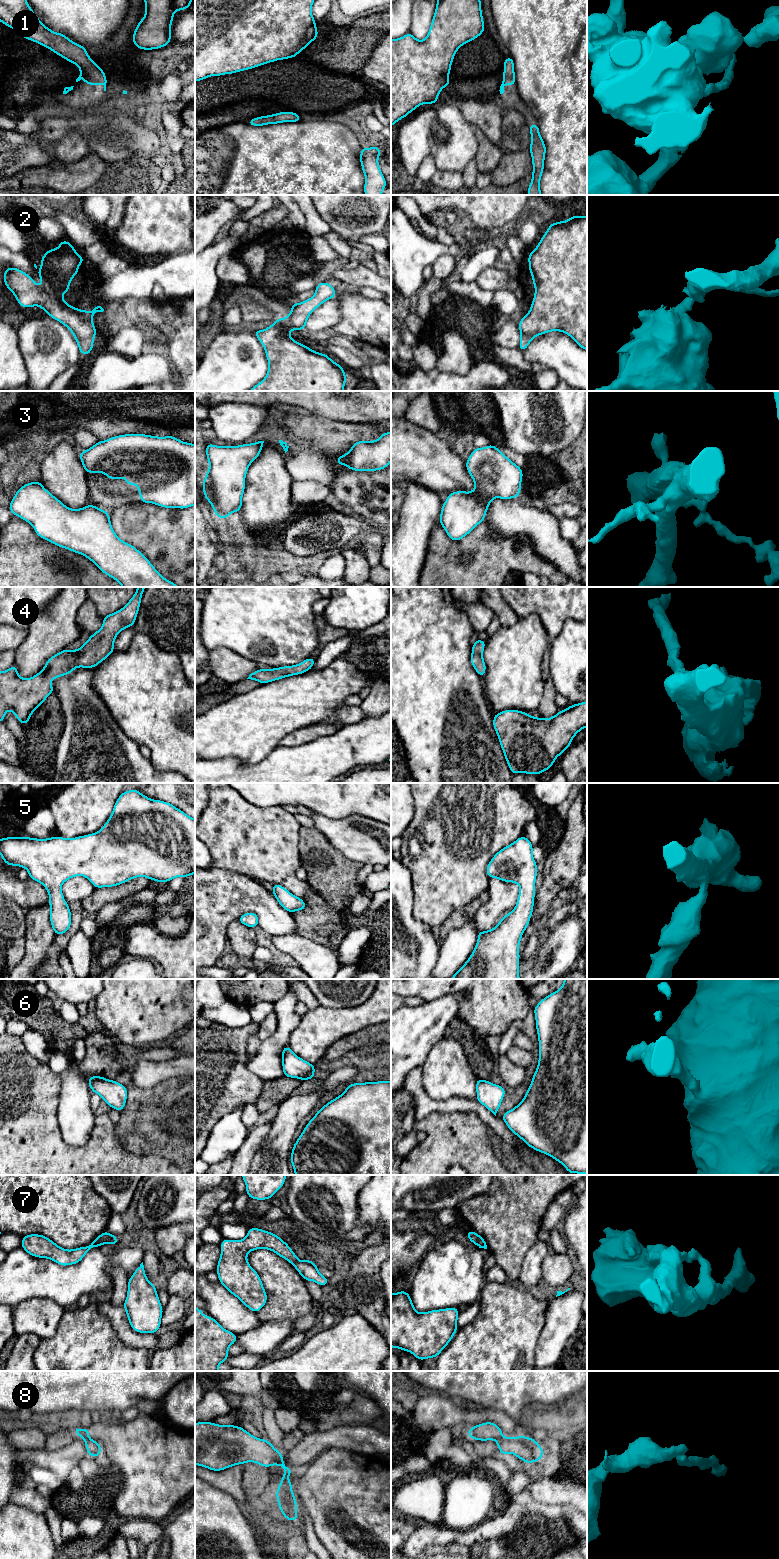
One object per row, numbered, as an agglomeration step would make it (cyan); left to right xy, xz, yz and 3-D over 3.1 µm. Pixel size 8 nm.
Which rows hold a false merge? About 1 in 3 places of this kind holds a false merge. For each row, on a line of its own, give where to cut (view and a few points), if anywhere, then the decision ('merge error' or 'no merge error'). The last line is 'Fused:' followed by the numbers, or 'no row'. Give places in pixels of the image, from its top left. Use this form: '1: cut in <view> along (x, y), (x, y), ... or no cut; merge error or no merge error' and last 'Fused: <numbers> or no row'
1: no cut; no merge error
2: no cut; no merge error
3: no cut; no merge error
4: no cut; no merge error
5: no cut; no merge error
6: no cut; no merge error
7: cut in xy along (100, 1235), (97, 1246); merge error
8: cut in yz along (502, 1437), (497, 1441); merge error
Fused: 7, 8

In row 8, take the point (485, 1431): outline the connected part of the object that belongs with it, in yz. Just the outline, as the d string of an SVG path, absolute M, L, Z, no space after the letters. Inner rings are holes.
M484 1422L473 1426L467 1430L467 1434L471 1439L480 1441L499 1441L503 1438L502 1429L493 1422Z

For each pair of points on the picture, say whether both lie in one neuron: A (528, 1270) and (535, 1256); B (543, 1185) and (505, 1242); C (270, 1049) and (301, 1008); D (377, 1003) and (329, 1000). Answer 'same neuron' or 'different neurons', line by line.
A: same neuron
B: same neuron
C: different neurons
D: different neurons

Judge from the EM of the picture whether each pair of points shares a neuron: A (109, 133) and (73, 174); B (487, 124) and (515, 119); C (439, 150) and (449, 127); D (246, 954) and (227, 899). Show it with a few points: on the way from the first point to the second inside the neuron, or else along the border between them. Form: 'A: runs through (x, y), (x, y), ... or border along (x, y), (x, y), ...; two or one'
A: border along (90, 151), (100, 156), (108, 164); two
B: border along (504, 114), (502, 118), (501, 146); two
C: runs through (445, 144), (449, 140), (449, 133); one
D: border along (237, 919), (227, 926), (226, 938); two

